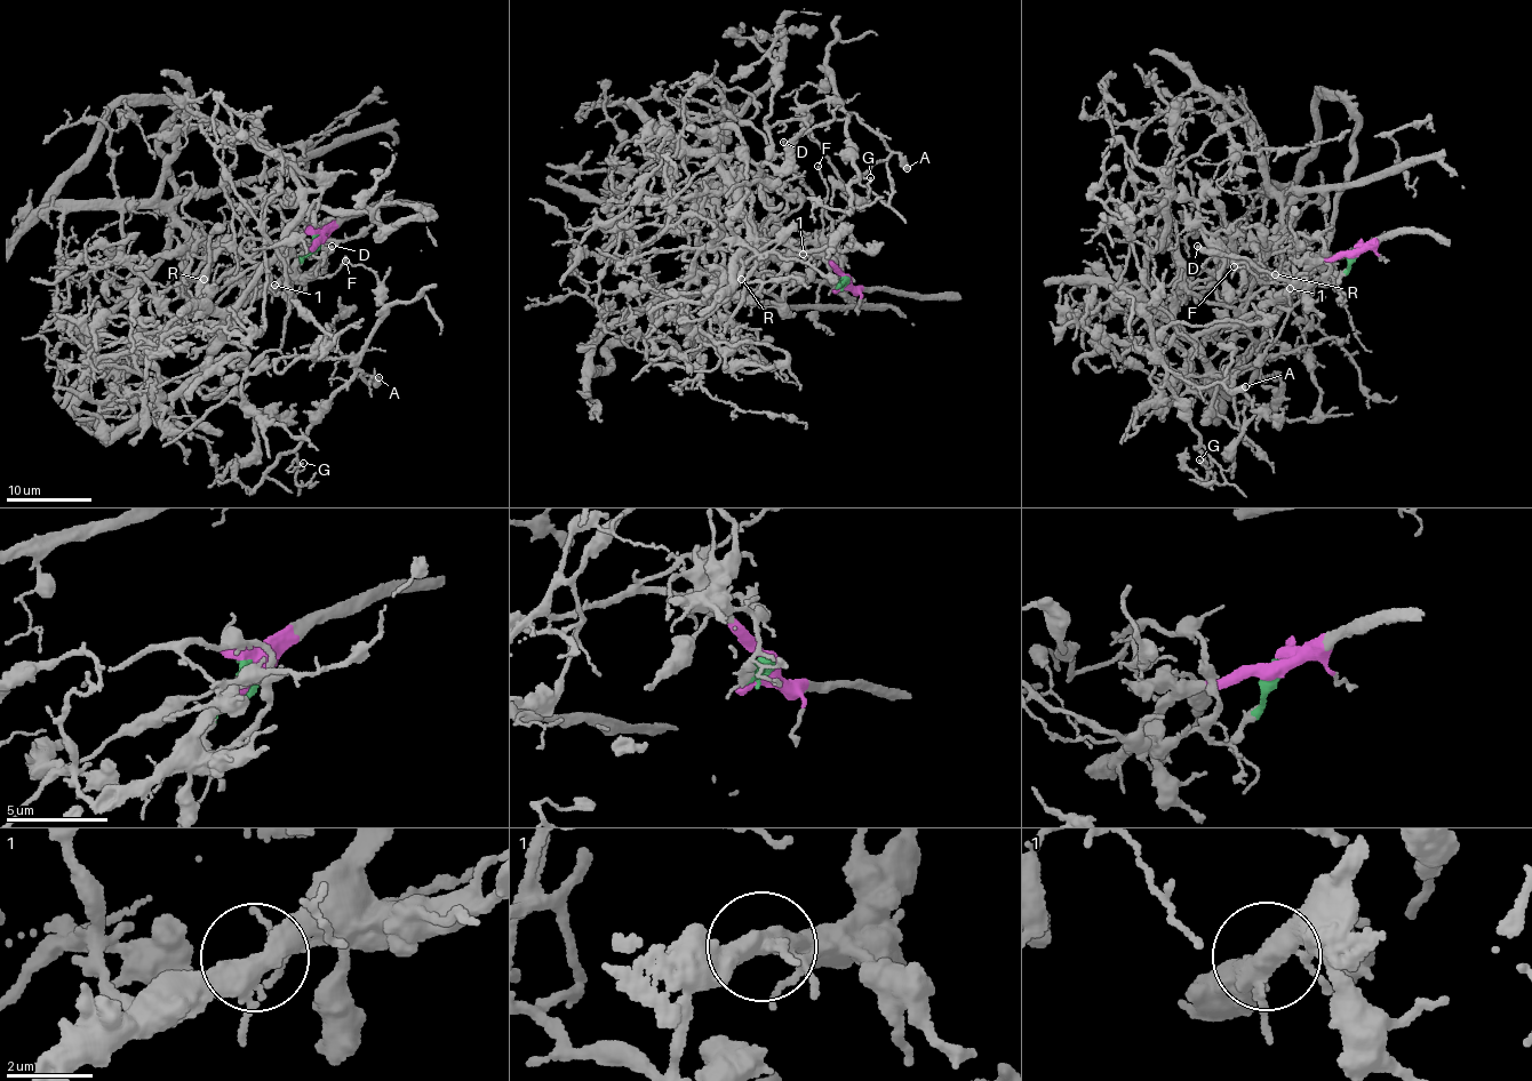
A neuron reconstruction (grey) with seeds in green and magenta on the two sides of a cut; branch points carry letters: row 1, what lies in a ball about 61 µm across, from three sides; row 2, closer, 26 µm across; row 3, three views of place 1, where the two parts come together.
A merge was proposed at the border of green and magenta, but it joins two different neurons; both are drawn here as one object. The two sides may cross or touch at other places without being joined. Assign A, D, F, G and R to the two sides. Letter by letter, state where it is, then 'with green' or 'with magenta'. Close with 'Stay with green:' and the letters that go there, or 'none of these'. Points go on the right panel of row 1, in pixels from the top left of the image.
A: at (1245, 386); with magenta
D: at (1197, 246); with magenta
F: at (1234, 266); with magenta
G: at (1199, 459); with magenta
R: at (1275, 274); with green
Stay with green: R

